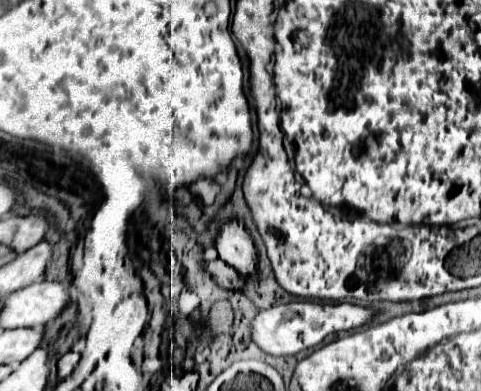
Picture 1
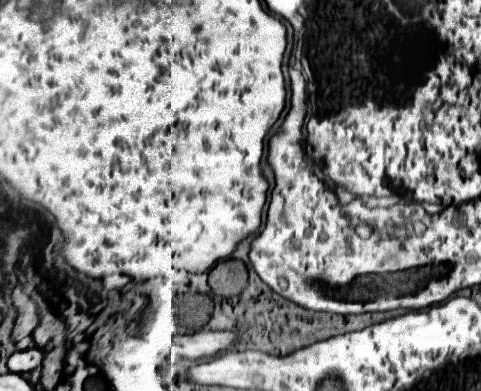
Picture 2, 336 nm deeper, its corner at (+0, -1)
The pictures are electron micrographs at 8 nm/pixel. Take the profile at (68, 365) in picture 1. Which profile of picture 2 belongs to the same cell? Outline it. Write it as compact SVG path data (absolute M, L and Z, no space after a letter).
M29 348L25 352L15 352L9 360L7 366L11 372L15 374L23 374L23 372L31 372L35 368L41 368L43 364L43 352L39 348Z

